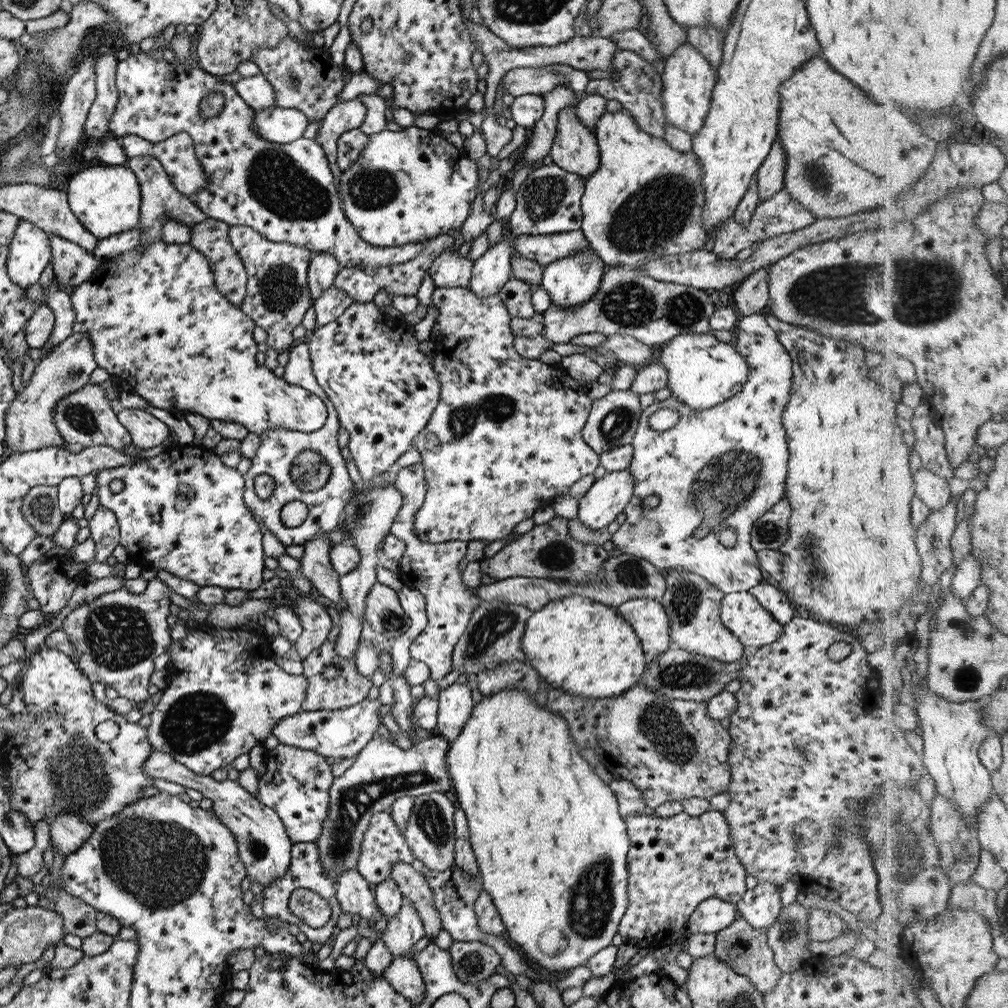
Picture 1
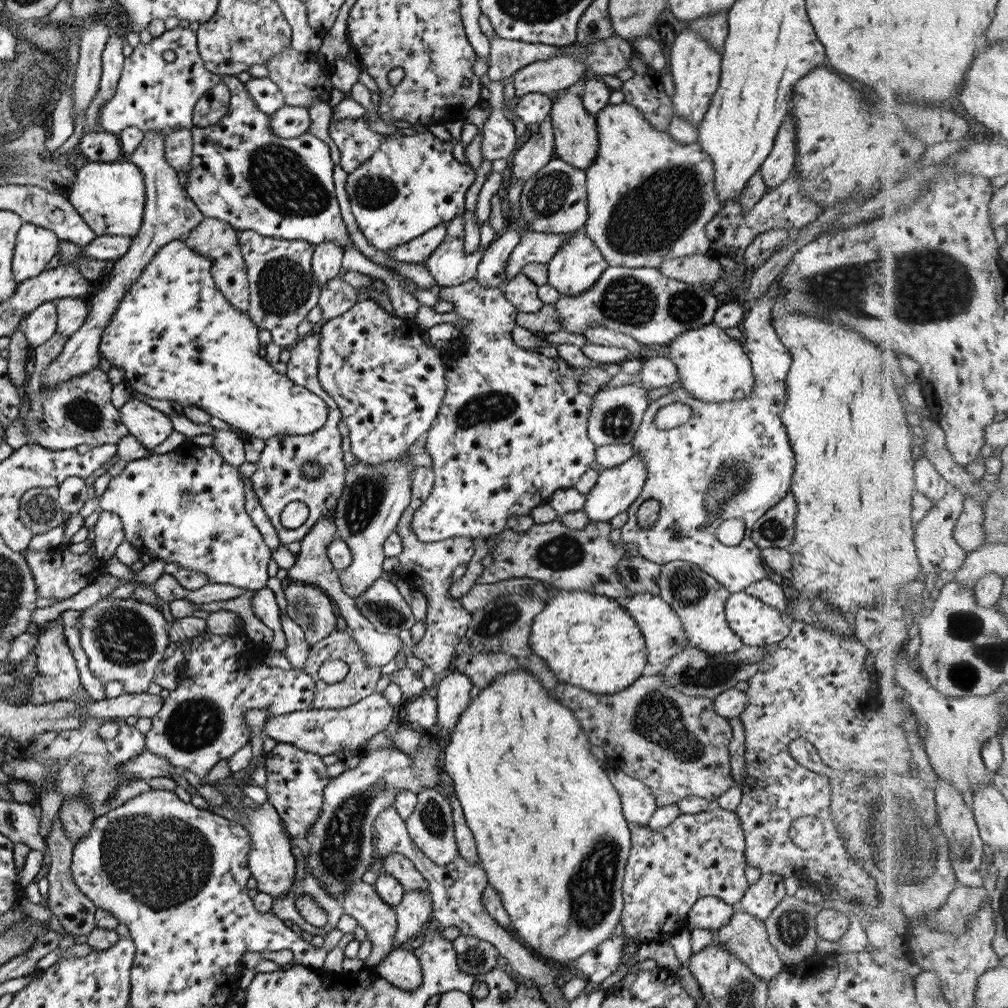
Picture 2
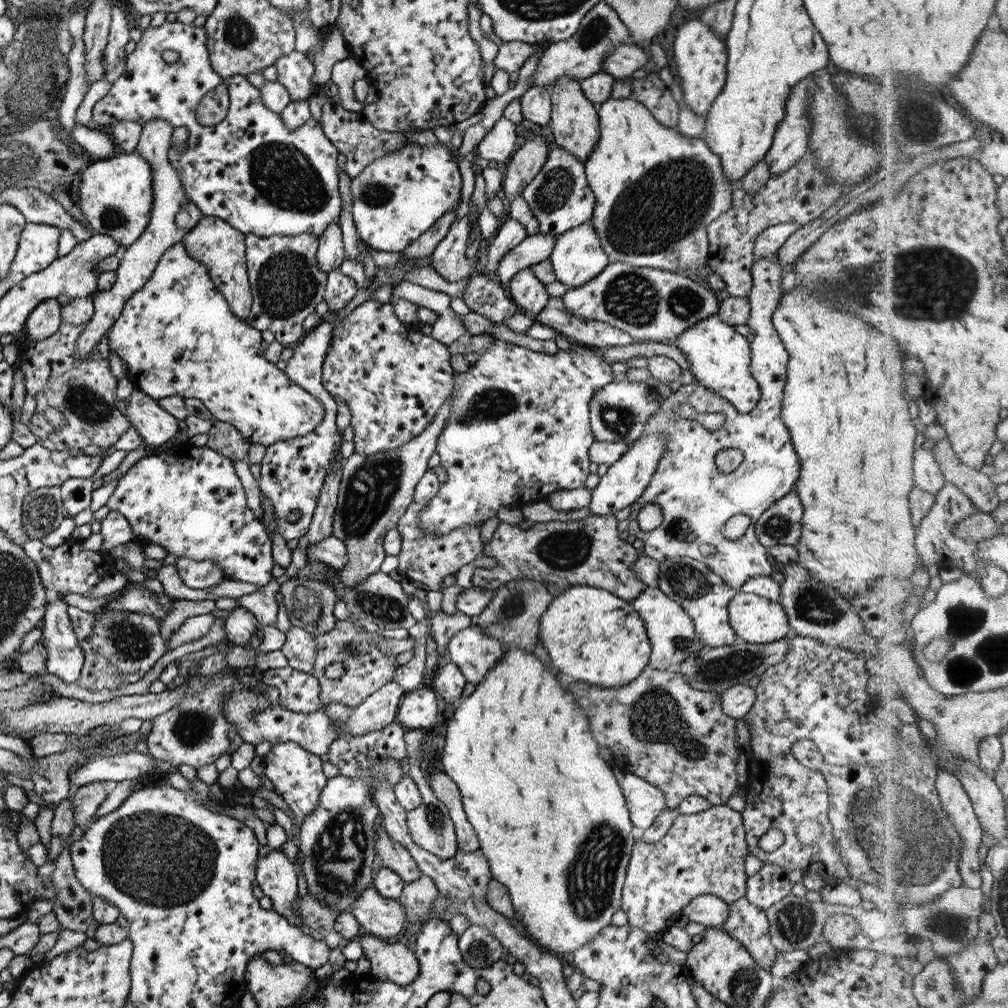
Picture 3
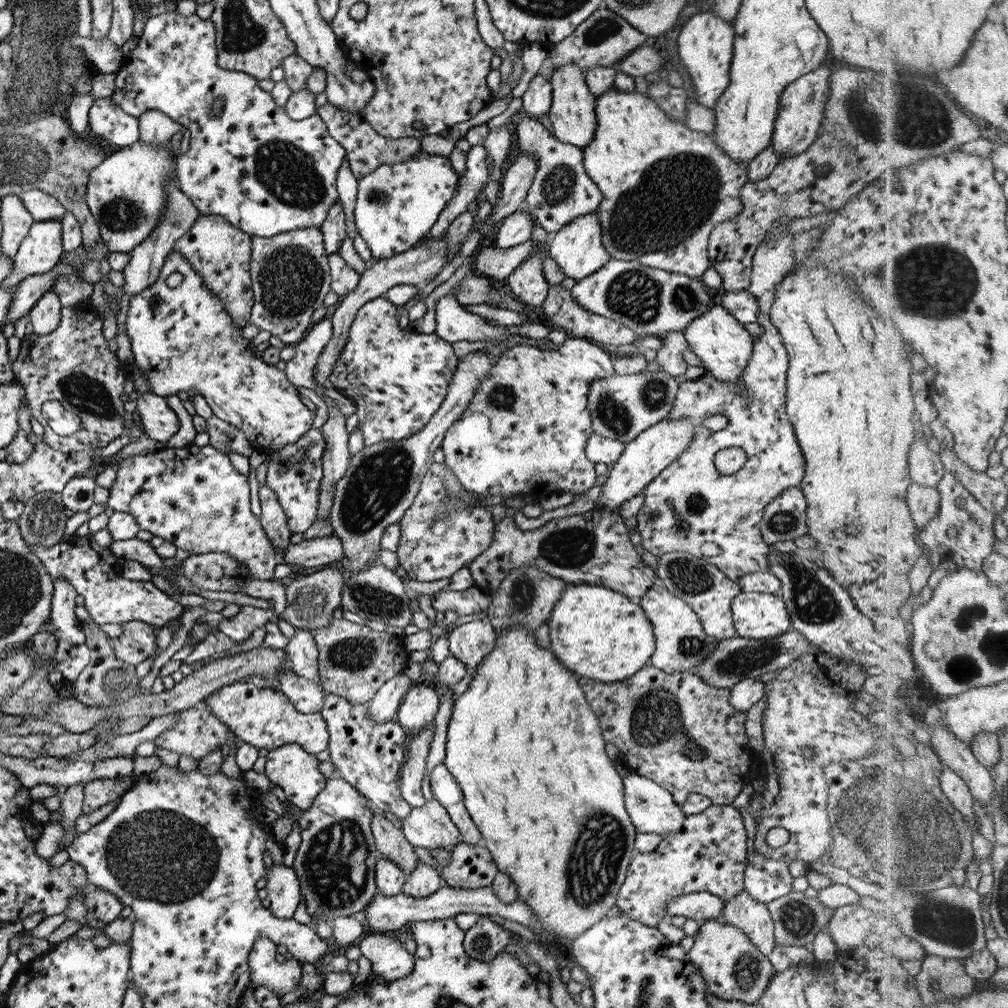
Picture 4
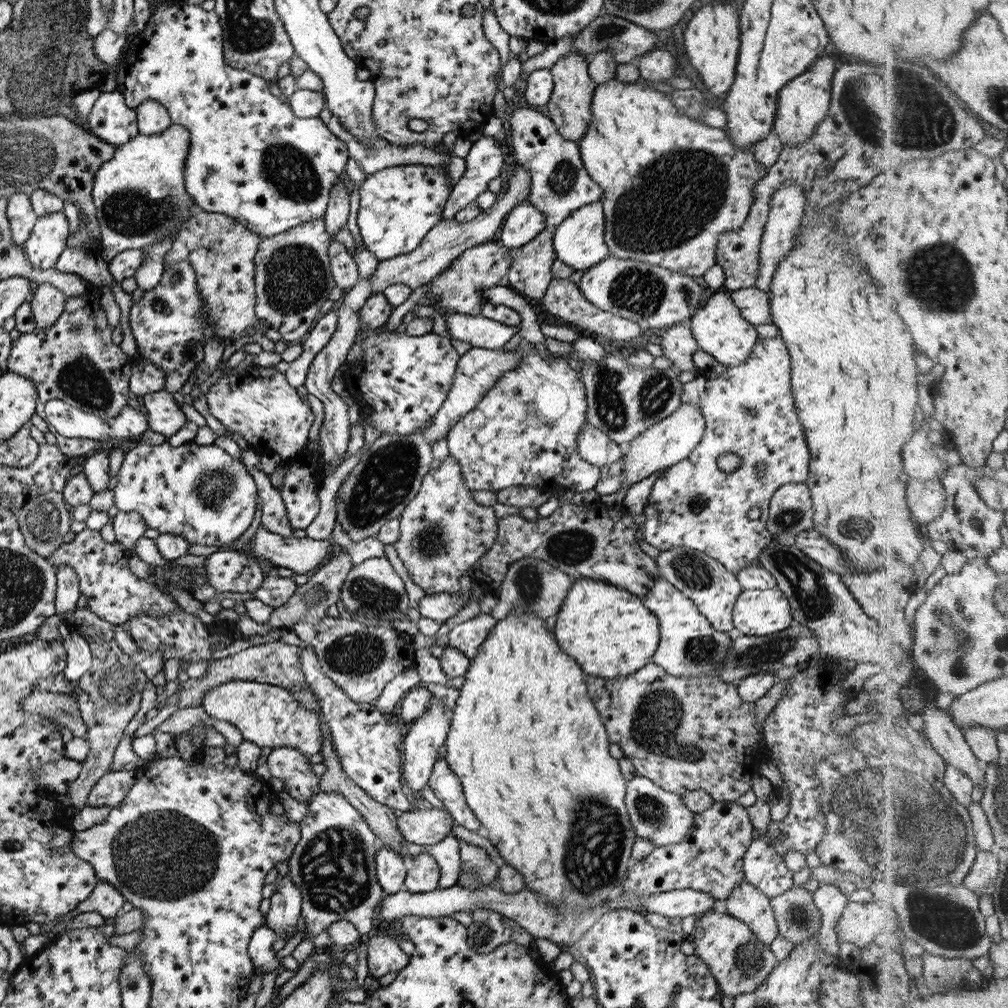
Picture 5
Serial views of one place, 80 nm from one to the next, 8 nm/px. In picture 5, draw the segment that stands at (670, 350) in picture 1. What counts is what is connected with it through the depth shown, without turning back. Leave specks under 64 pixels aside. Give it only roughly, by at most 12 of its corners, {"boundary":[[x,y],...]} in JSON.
{"boundary":[[729,291],[714,293],[689,319],[697,349],[724,368],[760,340]]}

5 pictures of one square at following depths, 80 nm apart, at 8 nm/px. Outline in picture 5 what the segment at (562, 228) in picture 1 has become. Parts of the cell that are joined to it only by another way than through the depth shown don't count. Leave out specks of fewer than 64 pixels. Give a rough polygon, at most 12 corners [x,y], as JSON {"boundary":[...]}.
{"boundary":[[510,103],[527,200],[553,230],[601,200],[578,144],[543,110]]}

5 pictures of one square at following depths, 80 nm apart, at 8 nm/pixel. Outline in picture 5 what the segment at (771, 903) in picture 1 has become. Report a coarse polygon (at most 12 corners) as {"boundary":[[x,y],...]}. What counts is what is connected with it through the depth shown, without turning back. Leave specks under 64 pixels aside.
{"boundary":[[769,837],[747,847],[744,878],[770,899],[792,872]]}

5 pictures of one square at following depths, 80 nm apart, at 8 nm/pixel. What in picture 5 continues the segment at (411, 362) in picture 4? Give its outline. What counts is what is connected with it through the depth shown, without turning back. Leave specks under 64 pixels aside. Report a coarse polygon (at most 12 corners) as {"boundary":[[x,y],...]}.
{"boundary":[[393,308],[359,310],[363,355],[341,369],[380,436],[439,410],[459,356],[432,332],[375,335]]}

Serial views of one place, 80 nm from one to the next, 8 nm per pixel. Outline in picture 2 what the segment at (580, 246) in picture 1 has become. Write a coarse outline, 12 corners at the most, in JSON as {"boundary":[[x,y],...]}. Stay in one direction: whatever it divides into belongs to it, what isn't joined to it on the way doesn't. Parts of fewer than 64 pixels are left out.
{"boundary":[[568,233],[521,234],[507,257],[505,280],[524,264],[551,260]]}

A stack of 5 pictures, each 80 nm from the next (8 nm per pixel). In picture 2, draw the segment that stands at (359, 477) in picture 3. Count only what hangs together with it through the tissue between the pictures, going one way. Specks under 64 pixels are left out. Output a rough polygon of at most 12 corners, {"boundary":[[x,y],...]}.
{"boundary":[[415,463],[346,466],[333,521],[351,553],[337,573],[363,594],[410,501]]}

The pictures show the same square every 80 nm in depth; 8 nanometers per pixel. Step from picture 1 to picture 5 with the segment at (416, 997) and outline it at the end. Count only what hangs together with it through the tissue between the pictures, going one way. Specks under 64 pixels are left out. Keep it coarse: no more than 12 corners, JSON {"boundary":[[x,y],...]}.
{"boundary":[[371,933],[368,974],[399,972],[408,961],[395,938]]}

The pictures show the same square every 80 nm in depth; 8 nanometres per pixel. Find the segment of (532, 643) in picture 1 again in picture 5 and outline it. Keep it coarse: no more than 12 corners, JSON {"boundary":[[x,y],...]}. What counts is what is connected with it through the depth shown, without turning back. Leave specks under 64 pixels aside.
{"boundary":[[572,581],[553,628],[585,674],[627,676],[659,641],[638,596]]}

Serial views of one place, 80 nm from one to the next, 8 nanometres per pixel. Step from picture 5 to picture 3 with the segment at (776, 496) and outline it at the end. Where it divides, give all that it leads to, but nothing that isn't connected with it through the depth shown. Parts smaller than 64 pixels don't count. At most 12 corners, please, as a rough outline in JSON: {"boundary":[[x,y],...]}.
{"boundary":[[793,490],[754,522],[757,540],[795,545],[802,504]]}

